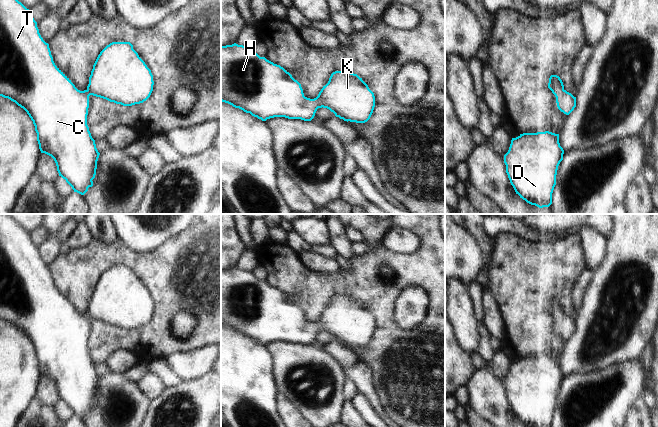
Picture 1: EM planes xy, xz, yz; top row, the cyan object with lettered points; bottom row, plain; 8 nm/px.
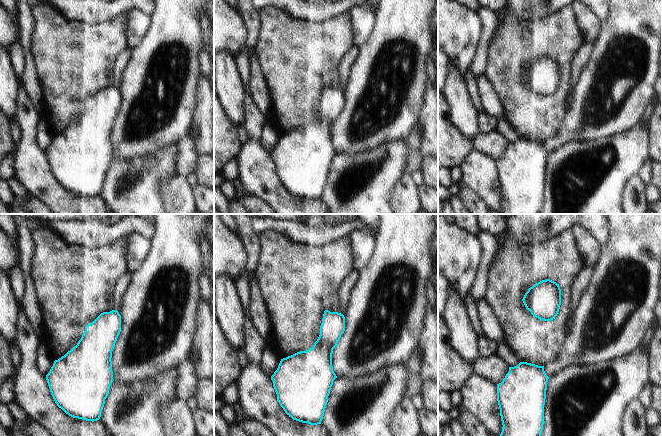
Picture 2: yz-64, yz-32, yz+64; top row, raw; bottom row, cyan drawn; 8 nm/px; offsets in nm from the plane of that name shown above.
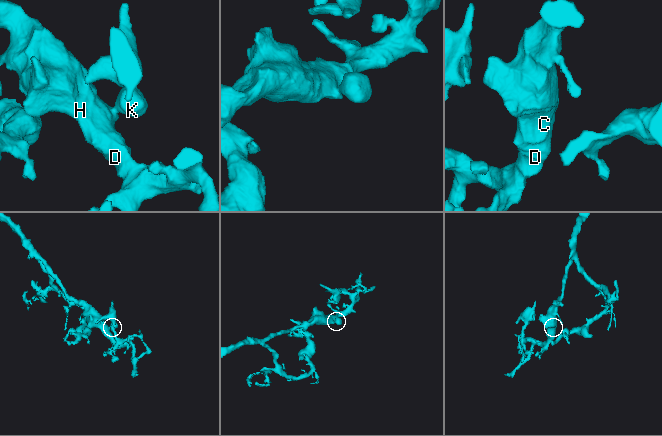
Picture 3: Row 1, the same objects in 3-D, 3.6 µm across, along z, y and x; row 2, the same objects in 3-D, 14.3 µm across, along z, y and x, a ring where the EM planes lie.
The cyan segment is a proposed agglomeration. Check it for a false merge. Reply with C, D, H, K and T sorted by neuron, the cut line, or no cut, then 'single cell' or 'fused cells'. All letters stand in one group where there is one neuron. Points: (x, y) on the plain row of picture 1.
groups C D H K T; cut none; single cell

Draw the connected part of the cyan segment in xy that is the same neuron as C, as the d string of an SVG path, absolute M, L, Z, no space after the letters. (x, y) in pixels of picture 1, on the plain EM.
M0 214L0 320L8 322L23 332L35 350L41 377L51 380L59 400L66 404L74 416L84 419L93 410L96 399L98 376L95 364L87 349L89 320L93 319L123 330L146 325L153 315L153 299L130 266L112 266L98 279L89 308L84 315L78 314L71 304L55 289L49 268L39 257L33 239L8 214Z

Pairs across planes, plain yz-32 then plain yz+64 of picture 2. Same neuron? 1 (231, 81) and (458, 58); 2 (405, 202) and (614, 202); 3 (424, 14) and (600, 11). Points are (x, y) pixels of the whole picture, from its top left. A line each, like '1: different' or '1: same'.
1: different
2: different
3: different

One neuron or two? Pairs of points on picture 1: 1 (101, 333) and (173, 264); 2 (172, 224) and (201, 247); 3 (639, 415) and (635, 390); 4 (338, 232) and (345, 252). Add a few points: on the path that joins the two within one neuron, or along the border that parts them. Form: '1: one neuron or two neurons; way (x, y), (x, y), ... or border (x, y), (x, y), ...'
1: one neuron; way (129, 337), (141, 337), (161, 317), (171, 292)
2: two neurons; border (190, 224), (181, 232), (161, 243)
3: two neurons; border (641, 398), (632, 405), (625, 416)
4: one neuron; way (338, 237), (341, 247)

